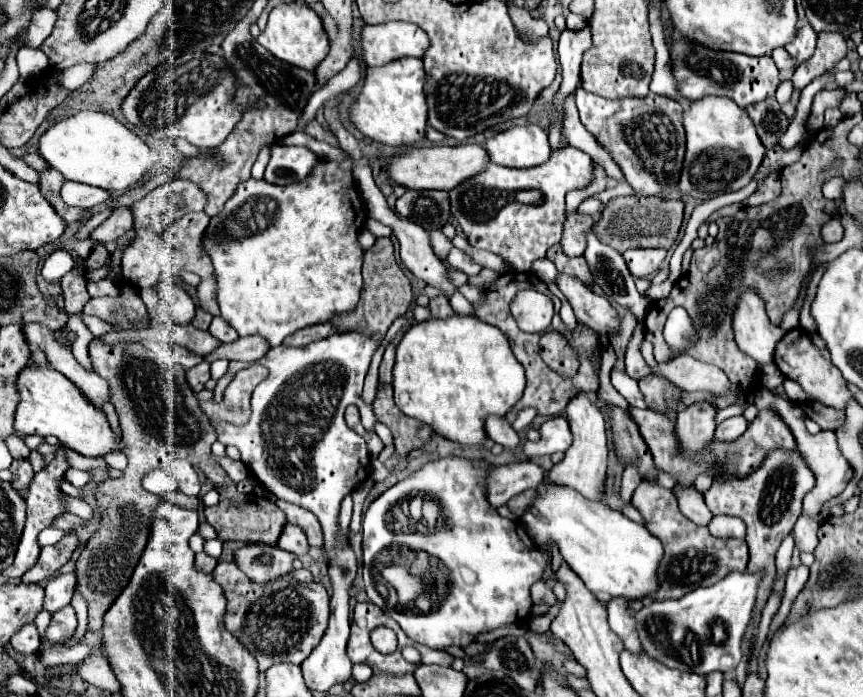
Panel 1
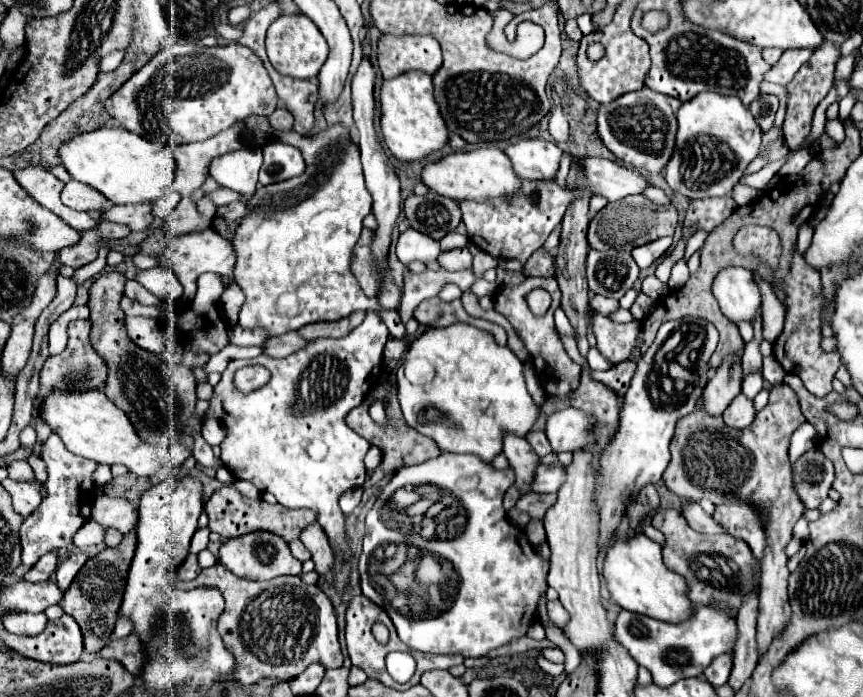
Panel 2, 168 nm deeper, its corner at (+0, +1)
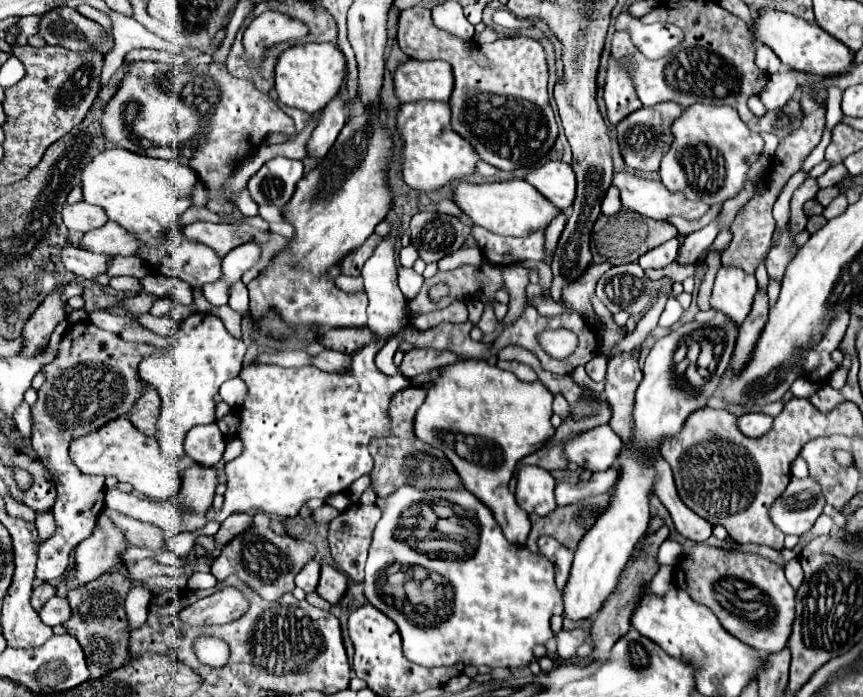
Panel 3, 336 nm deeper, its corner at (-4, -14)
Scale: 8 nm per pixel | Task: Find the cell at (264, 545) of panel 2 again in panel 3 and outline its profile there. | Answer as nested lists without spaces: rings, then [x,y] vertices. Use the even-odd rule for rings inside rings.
[[[257,512],[253,524],[247,532],[241,532],[221,548],[221,554],[211,564],[211,574],[217,580],[225,580],[229,574],[237,574],[245,584],[249,584],[265,600],[279,600],[285,592],[293,592],[295,576],[301,572],[303,564],[313,560],[317,548],[311,542],[297,540],[291,536],[279,536],[271,532],[271,516]]]

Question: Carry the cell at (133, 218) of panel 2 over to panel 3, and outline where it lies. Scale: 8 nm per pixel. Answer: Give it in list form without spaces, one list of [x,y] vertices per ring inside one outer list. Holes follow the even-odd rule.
[[[107,222],[99,230],[91,230],[83,234],[81,248],[95,252],[95,254],[107,254],[107,256],[133,256],[139,248],[139,240],[135,240],[131,234],[125,232],[115,222]]]

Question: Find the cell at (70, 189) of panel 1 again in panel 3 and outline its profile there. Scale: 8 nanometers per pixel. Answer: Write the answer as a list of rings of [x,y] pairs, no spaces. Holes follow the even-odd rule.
[[[77,202],[77,204],[65,204],[63,208],[63,222],[73,232],[89,232],[95,228],[101,228],[107,222],[107,214],[93,204]]]

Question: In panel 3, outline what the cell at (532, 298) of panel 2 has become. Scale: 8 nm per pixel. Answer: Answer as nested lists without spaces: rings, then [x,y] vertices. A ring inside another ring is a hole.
[[[541,296],[535,298],[533,306],[541,316],[559,316],[565,312],[565,306],[561,302],[553,302],[551,298],[541,298]]]

